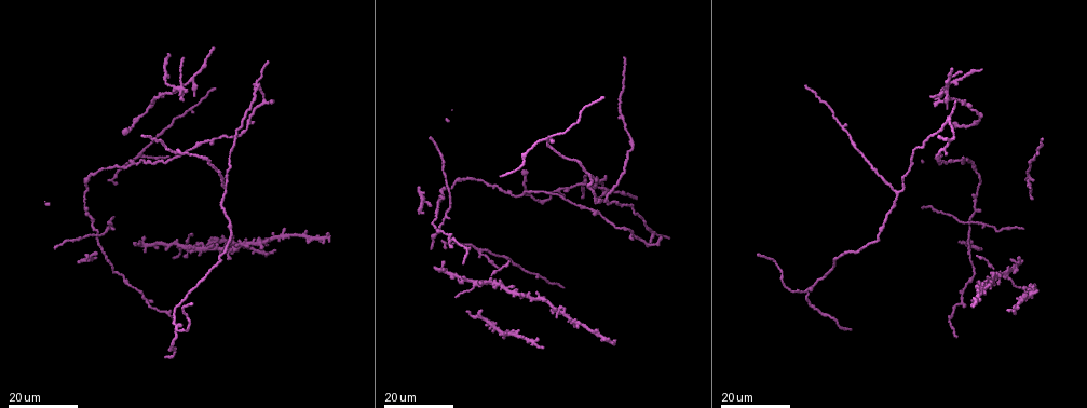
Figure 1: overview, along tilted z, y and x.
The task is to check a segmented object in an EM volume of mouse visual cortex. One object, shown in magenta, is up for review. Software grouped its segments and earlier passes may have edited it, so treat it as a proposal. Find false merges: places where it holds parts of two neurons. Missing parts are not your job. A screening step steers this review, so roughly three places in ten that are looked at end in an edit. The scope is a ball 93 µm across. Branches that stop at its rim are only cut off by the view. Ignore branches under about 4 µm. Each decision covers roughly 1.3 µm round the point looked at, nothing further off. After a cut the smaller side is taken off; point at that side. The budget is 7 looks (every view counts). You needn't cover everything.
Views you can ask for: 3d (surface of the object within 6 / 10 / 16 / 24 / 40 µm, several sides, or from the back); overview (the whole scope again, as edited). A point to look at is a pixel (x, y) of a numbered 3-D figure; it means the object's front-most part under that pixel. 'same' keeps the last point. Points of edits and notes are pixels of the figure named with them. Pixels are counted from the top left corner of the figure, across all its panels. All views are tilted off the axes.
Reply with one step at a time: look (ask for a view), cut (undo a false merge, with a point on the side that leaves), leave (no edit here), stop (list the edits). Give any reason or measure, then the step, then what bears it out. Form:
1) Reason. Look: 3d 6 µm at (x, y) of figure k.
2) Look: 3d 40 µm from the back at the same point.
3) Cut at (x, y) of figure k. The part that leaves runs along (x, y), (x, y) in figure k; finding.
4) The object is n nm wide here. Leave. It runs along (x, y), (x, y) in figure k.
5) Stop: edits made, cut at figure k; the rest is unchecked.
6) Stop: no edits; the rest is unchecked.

Three arms meet. Look: 3d 24 µm at (176, 331) of figure 1.

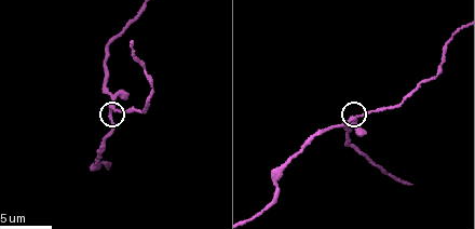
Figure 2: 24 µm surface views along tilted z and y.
Zoom in. Look: 3d 6 µm at (112, 107) of figure 2.

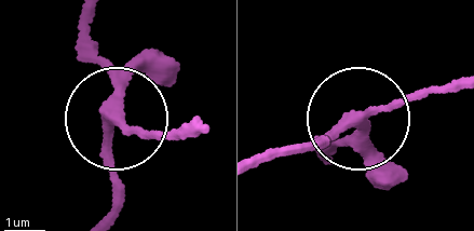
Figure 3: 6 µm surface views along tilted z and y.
3 arms meet here. Leave. It runs along (90, 17), (114, 107), (105, 145), (114, 221) in figure 3; one neuron here.

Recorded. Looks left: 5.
Look: 3d 16 µm at (475, 285) of figure 1.

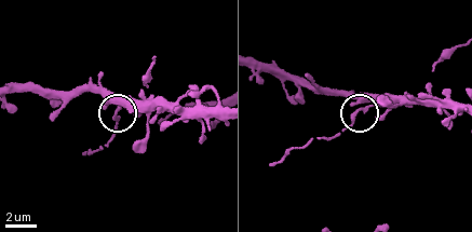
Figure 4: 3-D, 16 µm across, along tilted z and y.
Look: 3d 6 µm at (365, 106) of figure 4.

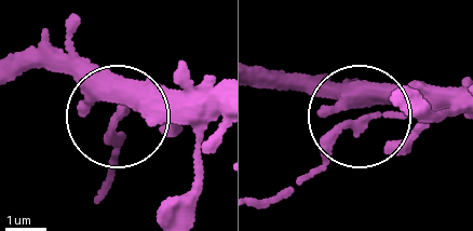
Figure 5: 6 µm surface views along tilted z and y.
Leave. All the same neuron.

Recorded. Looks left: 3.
Four or more arms meet. Look: 3d 24 µm at (480, 251) of figure 1.

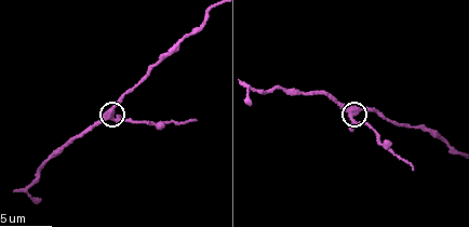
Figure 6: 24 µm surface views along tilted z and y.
Zoom in. Look: 3d 10 µm at (111, 116) of figure 6.

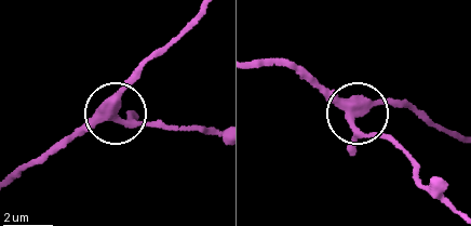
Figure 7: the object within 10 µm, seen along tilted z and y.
Look: 3d 10 µm from the back at (352, 119) of figure 7.

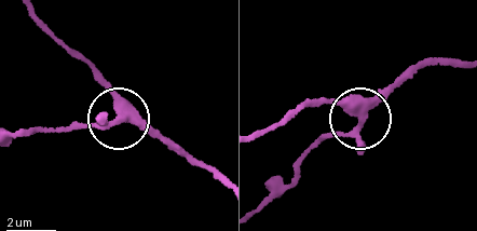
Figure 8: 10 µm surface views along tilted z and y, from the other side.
The side arm is 9 µm long. Leave. One neuron here.

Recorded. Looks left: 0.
Stop: no edits; the rest is unchecked.

